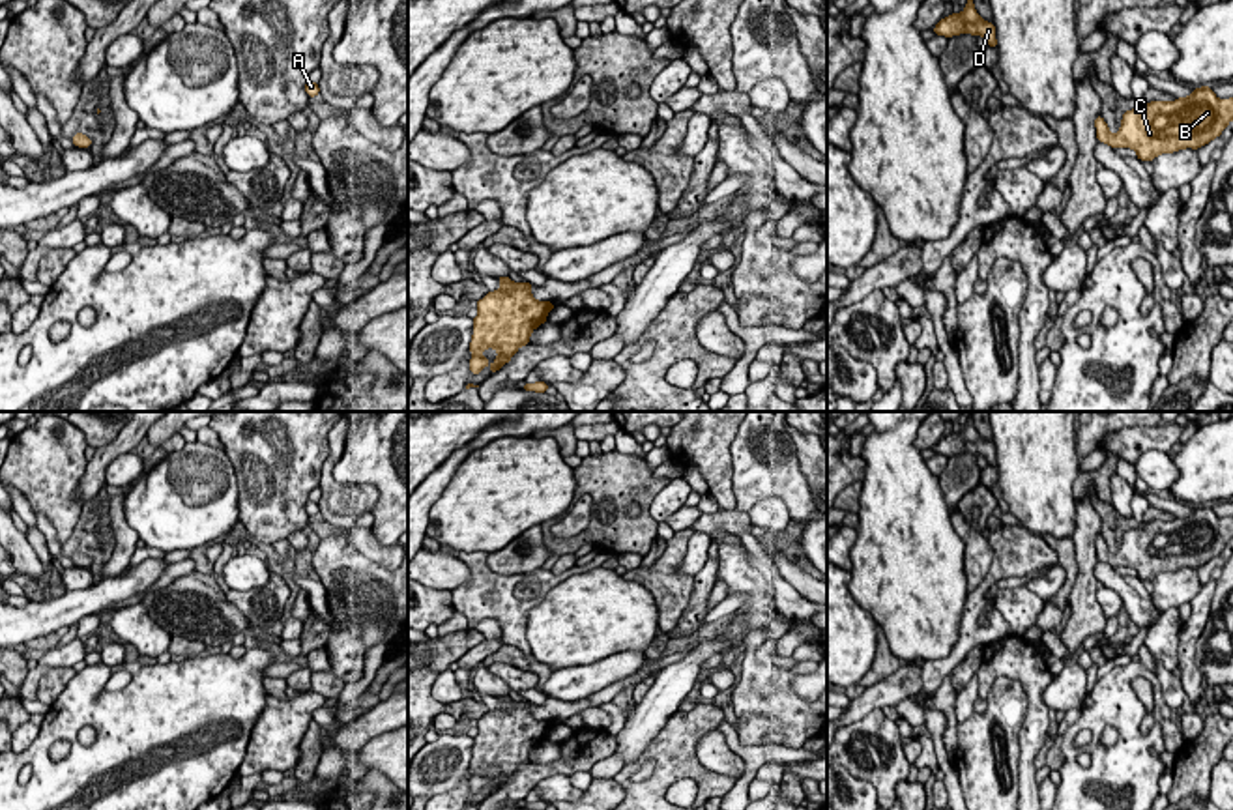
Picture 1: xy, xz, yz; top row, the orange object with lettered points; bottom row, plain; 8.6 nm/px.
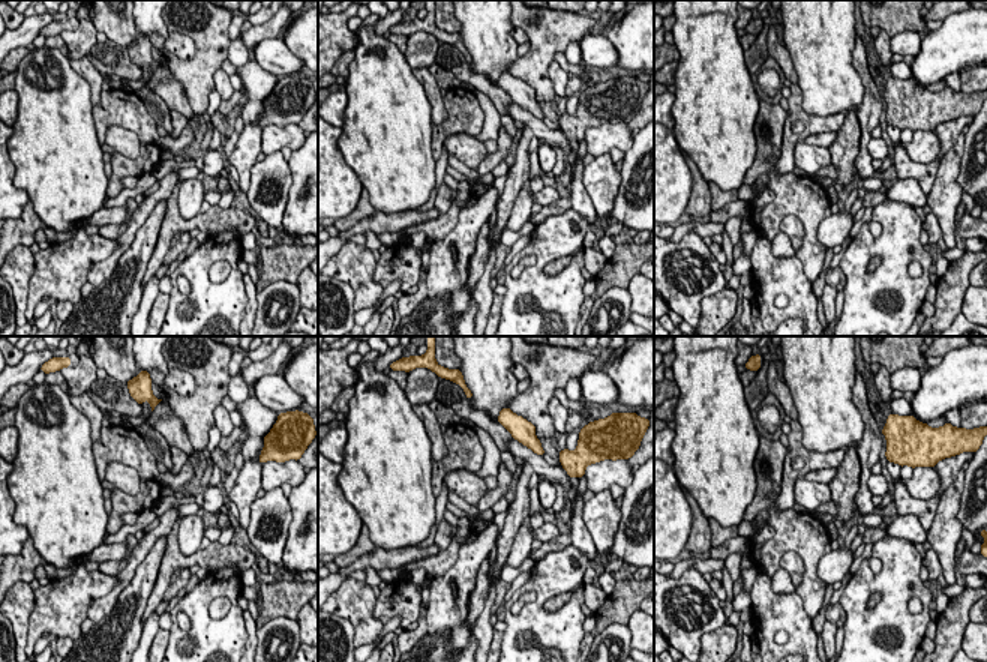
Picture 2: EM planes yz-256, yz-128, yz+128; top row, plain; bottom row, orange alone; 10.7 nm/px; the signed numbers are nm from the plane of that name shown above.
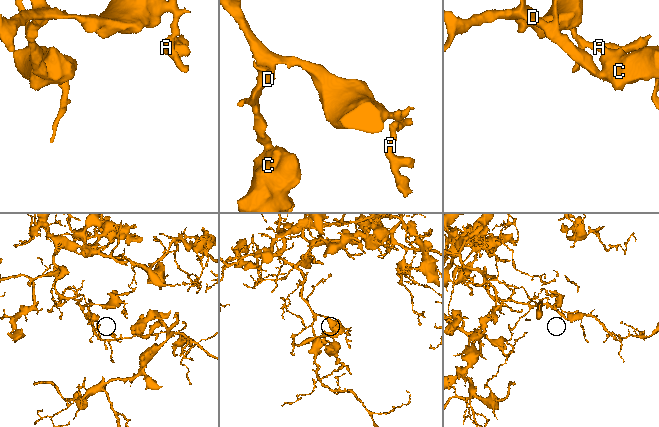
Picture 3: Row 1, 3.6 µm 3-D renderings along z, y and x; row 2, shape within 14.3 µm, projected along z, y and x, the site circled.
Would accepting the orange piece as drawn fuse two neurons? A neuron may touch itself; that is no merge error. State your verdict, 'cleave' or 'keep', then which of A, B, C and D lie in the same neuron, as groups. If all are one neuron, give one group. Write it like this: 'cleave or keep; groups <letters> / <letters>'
keep; groups A B C D

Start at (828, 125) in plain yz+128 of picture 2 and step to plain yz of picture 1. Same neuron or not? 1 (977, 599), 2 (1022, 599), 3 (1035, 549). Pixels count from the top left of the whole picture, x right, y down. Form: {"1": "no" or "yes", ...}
{"1": "yes", "2": "no", "3": "yes"}

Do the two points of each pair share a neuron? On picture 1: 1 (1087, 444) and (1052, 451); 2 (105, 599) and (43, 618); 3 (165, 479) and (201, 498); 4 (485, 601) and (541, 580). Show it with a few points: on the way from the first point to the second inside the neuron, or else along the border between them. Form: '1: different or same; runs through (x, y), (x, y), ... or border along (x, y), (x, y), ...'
1: different; border along (1074, 434), (1078, 459)
2: same; runs through (90, 601), (58, 612)
3: same; runs through (174, 489), (184, 498), (191, 498)
4: same; runs through (498, 592), (517, 578), (528, 578)

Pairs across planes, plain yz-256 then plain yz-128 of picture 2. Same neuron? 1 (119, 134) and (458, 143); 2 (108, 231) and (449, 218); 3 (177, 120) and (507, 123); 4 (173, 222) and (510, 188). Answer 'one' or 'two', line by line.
1: one
2: one
3: one
4: one

